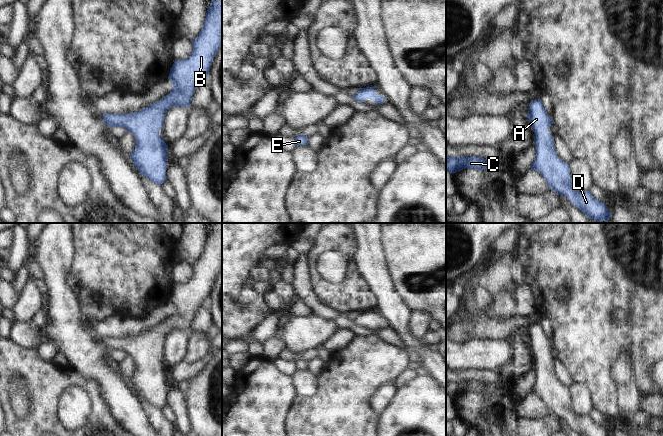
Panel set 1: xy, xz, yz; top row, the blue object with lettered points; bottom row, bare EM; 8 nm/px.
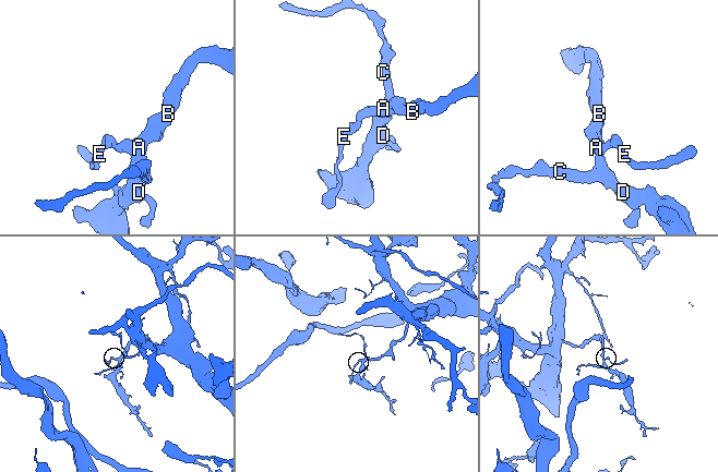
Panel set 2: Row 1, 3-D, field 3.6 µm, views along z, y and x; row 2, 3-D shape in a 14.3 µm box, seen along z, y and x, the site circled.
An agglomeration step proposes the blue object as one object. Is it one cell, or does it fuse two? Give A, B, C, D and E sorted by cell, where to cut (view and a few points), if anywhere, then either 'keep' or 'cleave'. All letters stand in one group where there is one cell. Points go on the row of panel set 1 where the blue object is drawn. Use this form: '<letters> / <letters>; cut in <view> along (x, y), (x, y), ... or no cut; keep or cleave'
A B C D E; no cut; keep

